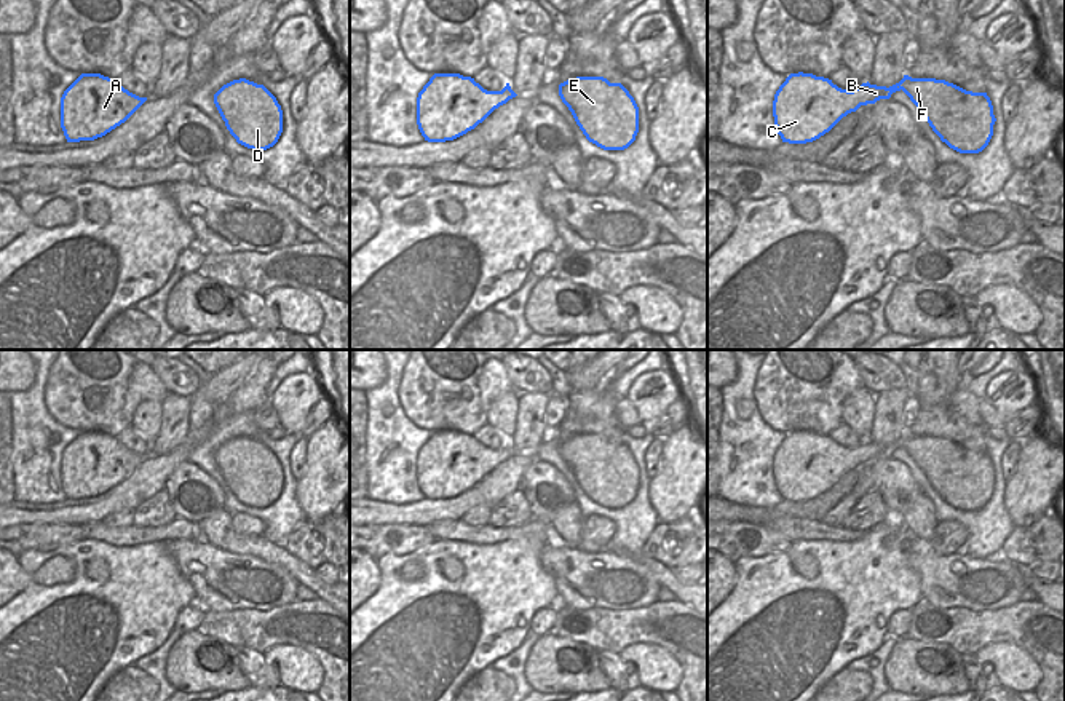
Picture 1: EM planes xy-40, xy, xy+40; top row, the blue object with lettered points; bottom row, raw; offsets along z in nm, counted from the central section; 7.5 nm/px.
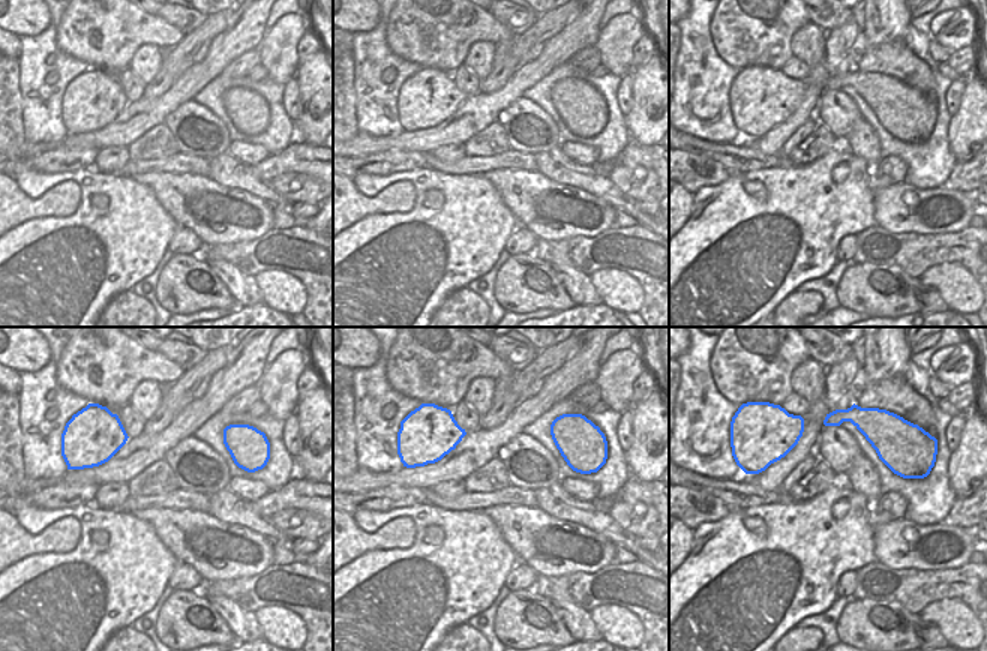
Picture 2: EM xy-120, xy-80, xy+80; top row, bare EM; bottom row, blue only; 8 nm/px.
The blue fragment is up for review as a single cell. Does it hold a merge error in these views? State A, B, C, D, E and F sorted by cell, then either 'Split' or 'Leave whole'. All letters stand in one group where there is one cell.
Groups: A B C D E F. Leave whole

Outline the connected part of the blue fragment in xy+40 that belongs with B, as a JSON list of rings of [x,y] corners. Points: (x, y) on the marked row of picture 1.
[[[790,73],[773,101],[776,133],[782,142],[813,142],[861,105],[889,99],[901,89],[950,149],[960,153],[979,153],[988,145],[996,118],[987,93],[966,91],[945,80],[909,75],[889,88],[867,81],[848,91],[824,77]]]

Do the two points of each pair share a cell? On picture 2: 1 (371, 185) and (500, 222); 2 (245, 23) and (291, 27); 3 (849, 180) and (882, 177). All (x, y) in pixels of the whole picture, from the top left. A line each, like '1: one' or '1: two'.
1: one
2: two
3: two

